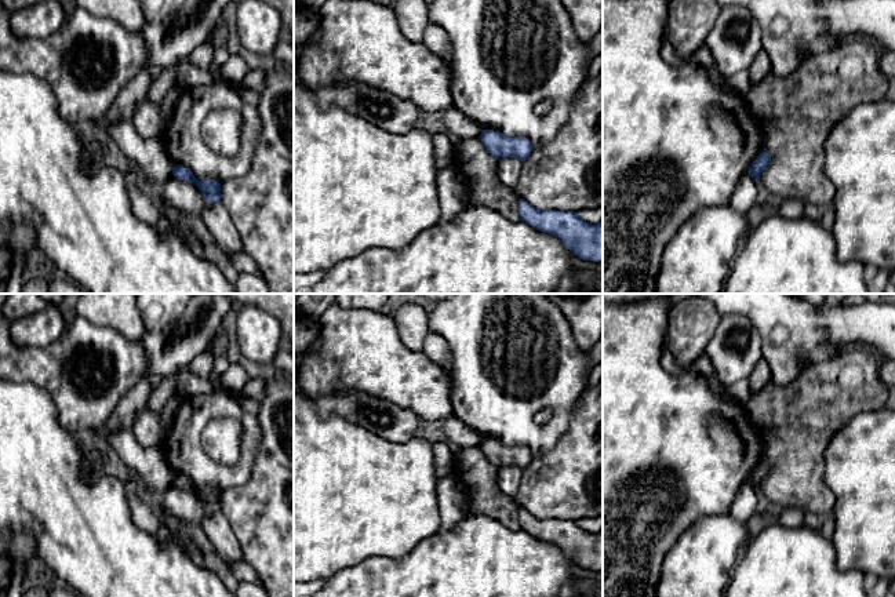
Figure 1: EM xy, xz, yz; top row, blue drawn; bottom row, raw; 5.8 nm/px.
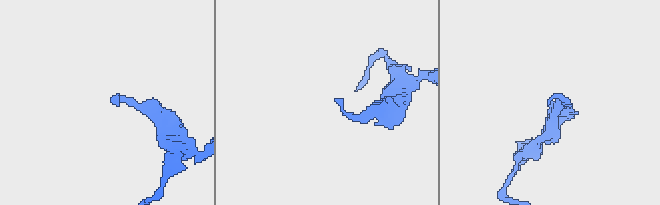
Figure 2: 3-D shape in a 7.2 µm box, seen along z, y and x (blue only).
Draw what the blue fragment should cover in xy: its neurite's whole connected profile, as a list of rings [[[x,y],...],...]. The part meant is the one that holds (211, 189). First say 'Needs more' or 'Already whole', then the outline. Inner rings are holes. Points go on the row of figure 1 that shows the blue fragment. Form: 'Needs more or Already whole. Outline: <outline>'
Already whole. Outline: [[[175,165],[172,175],[181,181],[194,183],[200,189],[200,192],[203,193],[208,204],[221,201],[221,183],[219,182],[214,179],[199,181],[193,175],[193,172],[183,165]]]

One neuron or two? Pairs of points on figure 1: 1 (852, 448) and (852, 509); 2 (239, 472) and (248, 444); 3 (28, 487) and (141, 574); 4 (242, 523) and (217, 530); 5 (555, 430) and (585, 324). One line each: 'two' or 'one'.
1: one
2: one
3: one
4: two
5: two

